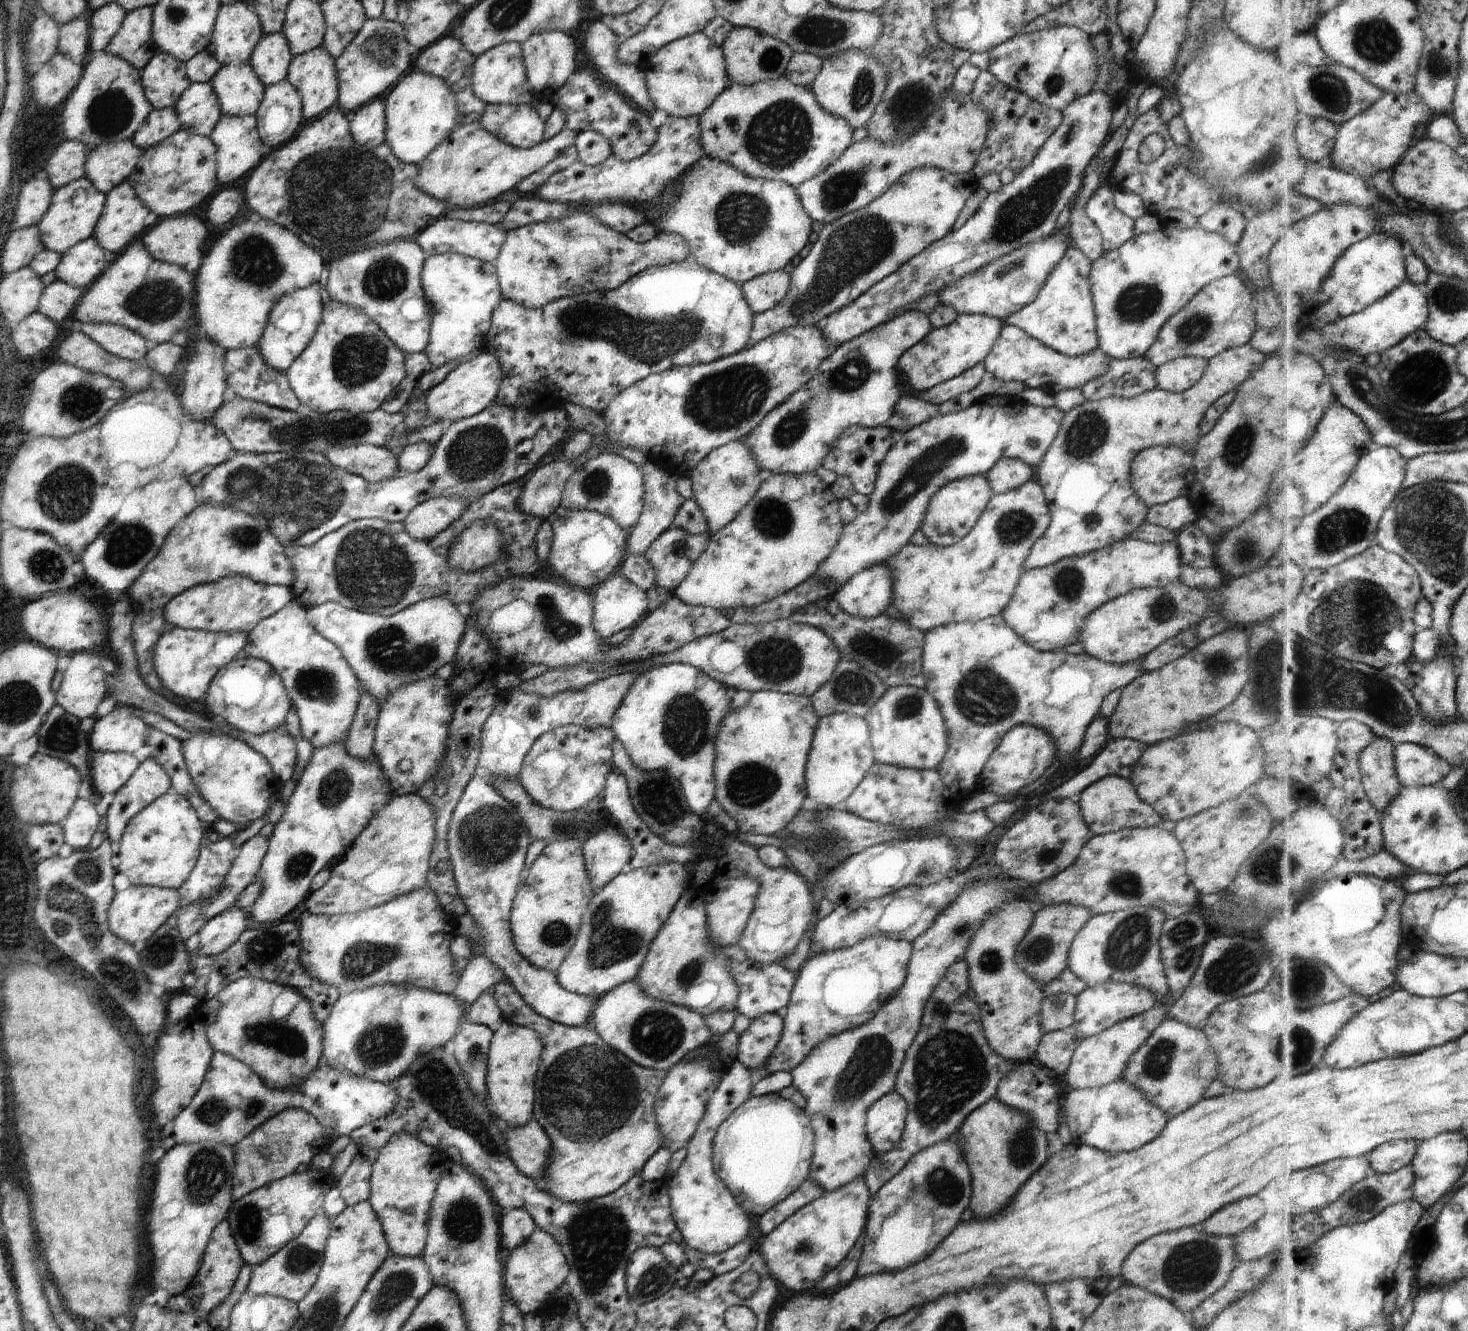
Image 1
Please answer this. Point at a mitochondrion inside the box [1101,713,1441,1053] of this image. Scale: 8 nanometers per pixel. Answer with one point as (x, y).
(1129, 943)

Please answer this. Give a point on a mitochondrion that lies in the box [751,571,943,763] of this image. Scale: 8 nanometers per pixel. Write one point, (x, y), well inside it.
(876, 650)

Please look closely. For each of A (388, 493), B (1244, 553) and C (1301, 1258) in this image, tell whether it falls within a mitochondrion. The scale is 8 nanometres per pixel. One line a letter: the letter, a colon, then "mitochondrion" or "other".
A: other
B: mitochondrion
C: other

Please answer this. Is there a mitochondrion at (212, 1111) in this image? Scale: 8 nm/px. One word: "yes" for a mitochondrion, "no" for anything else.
yes

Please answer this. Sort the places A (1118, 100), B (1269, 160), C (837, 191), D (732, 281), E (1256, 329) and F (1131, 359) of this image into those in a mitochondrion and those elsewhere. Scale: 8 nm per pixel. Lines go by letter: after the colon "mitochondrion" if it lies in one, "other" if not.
A: other
B: mitochondrion
C: mitochondrion
D: other
E: other
F: other

